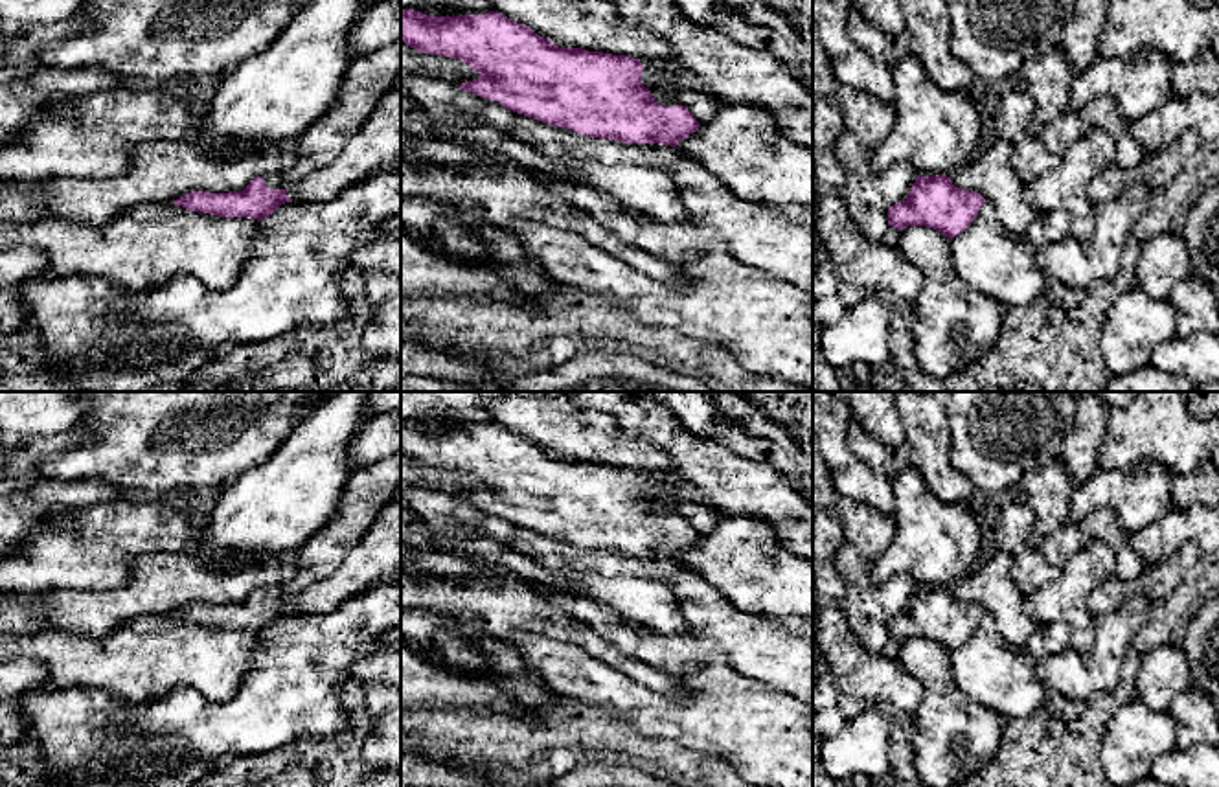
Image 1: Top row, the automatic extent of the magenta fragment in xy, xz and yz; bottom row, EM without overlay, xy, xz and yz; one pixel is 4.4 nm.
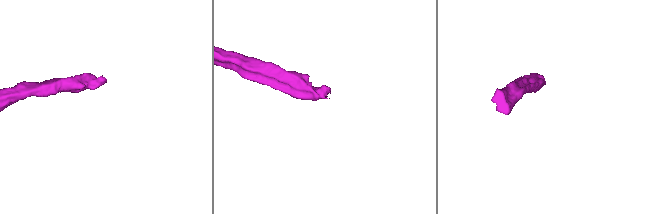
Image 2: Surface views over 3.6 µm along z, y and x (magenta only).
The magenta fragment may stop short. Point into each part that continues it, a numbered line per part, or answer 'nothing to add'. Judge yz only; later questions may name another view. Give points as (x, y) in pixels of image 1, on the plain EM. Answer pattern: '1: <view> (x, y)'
nothing to add

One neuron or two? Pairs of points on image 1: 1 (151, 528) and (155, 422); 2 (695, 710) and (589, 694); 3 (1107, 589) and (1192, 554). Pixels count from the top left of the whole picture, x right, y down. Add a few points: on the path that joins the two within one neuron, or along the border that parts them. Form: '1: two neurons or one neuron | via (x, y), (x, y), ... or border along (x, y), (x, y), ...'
1: two neurons | border along (149, 497), (173, 499)
2: one neuron | via (670, 710), (648, 710), (622, 694), (615, 694)
3: one neuron | via (1127, 589), (1153, 585), (1172, 570)

